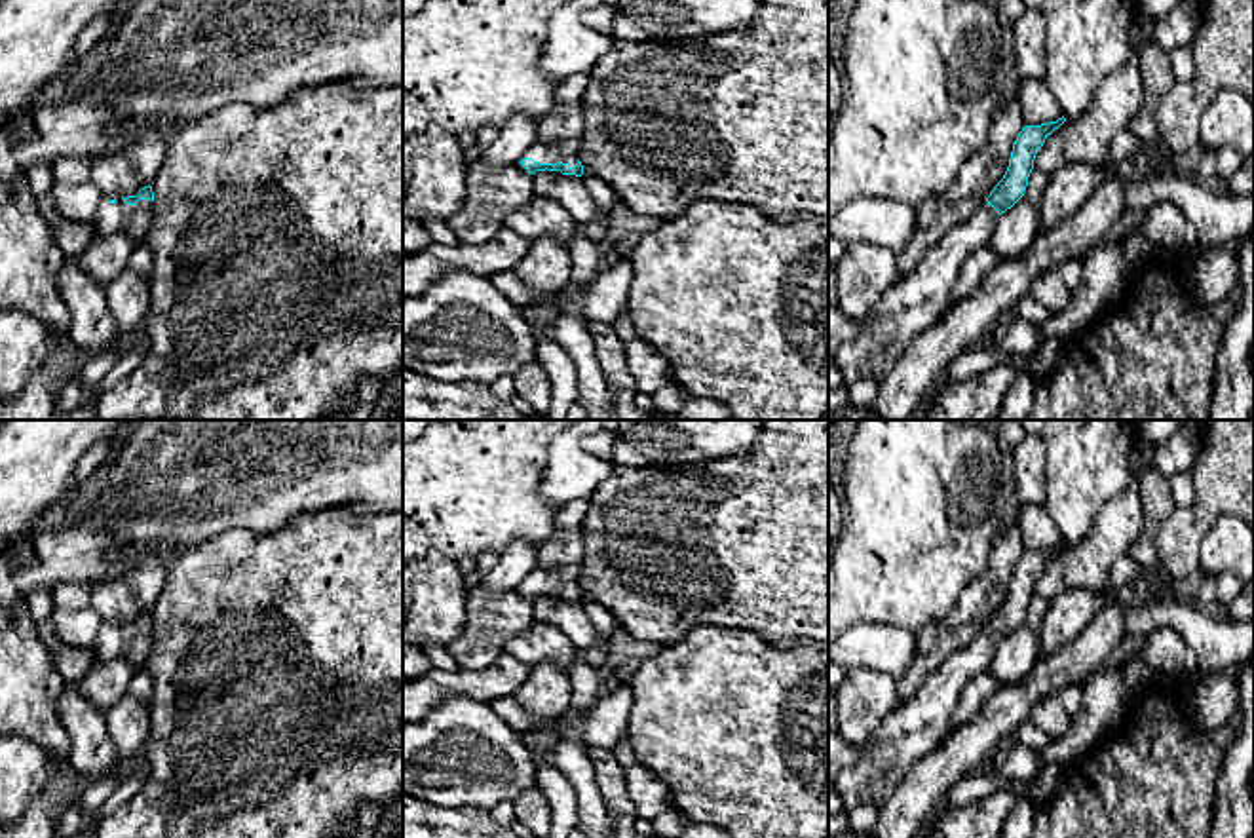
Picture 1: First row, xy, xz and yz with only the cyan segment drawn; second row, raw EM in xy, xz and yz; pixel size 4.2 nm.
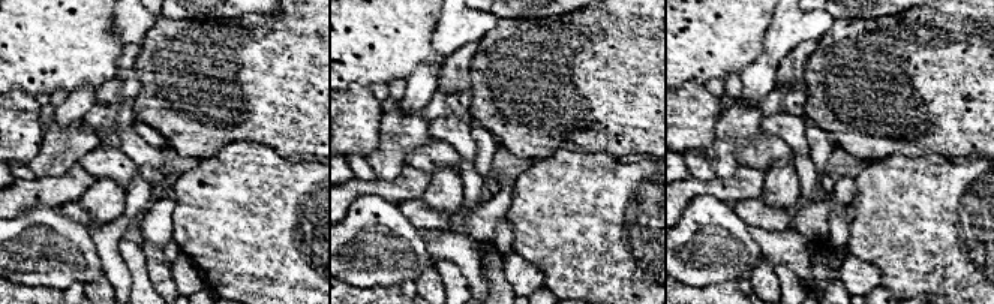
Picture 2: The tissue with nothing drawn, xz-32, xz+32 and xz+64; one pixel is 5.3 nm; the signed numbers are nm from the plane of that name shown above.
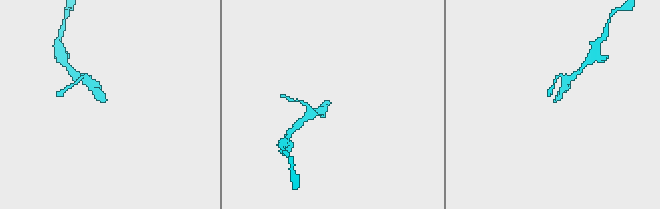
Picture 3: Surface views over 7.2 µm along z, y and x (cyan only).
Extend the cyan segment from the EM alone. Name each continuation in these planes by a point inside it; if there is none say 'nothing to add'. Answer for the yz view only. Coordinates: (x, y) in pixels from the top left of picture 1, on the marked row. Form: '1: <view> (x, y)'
1: yz (914, 303)

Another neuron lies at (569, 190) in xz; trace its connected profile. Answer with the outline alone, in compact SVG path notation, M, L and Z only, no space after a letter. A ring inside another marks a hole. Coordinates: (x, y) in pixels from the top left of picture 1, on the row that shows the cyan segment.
M545 169L532 175L532 186L536 196L557 201L578 224L606 220L610 226L612 213L597 207L581 177Z

